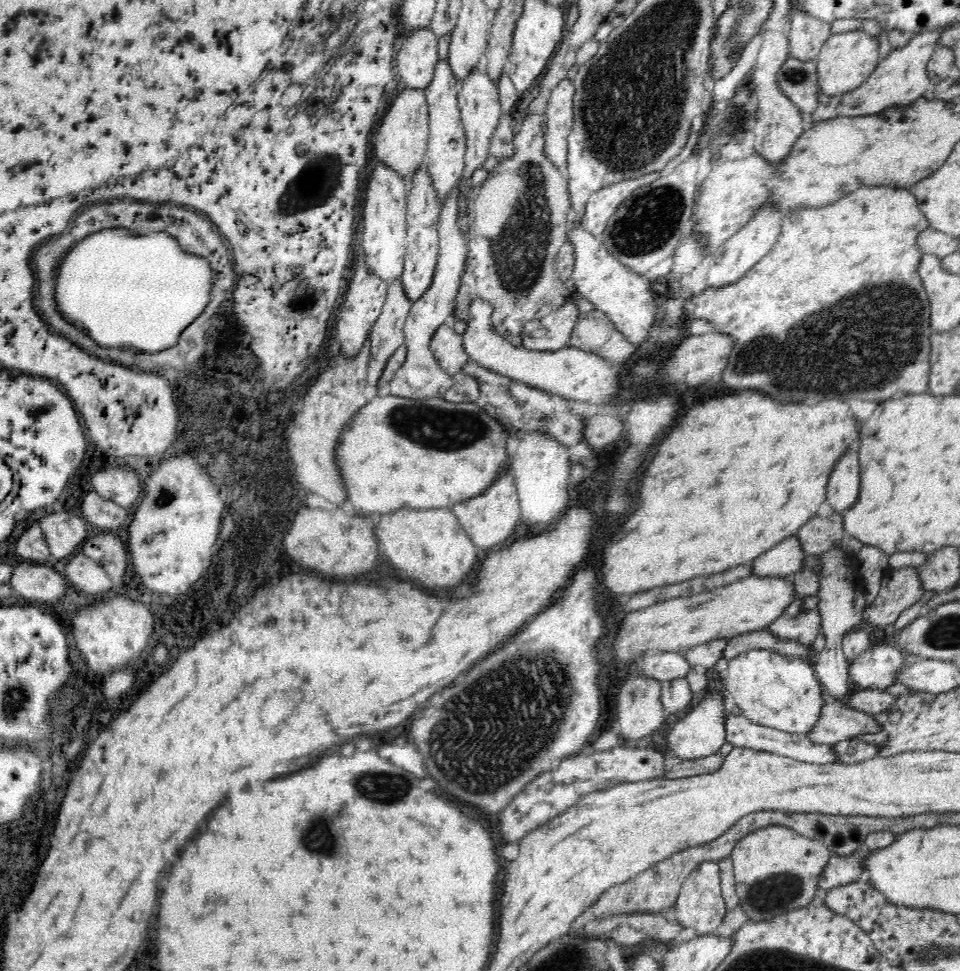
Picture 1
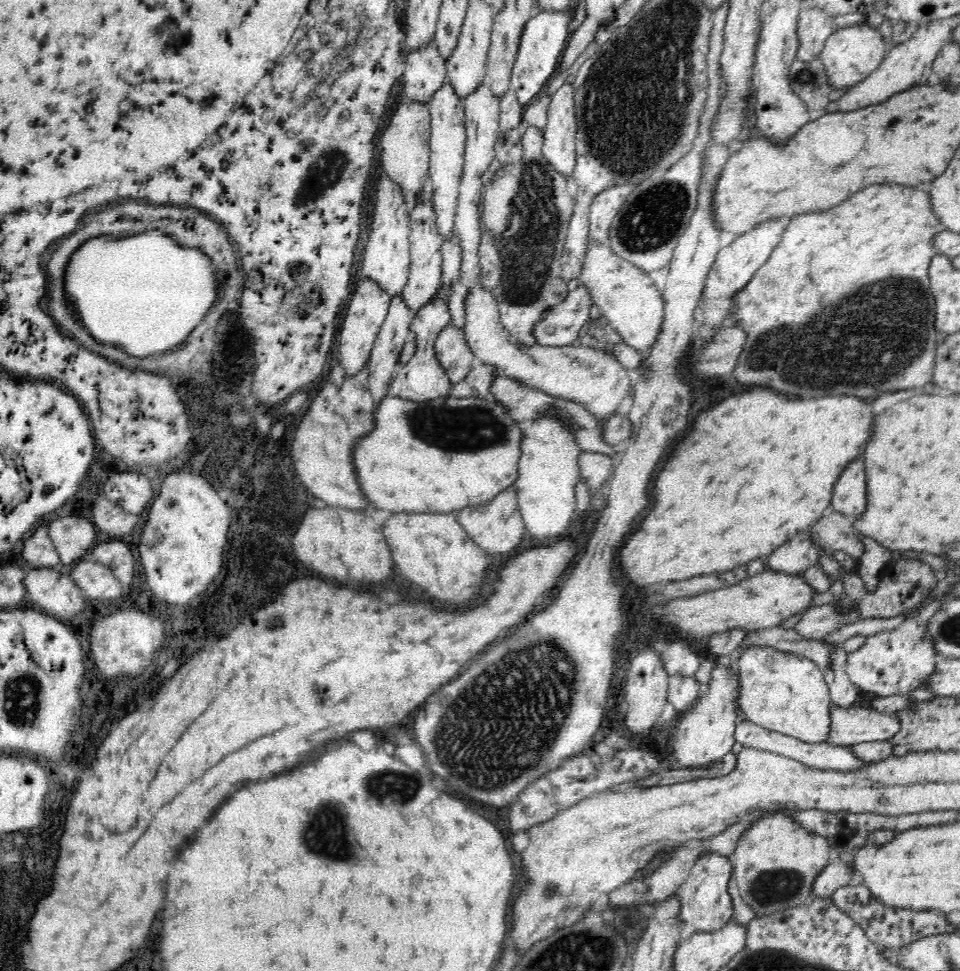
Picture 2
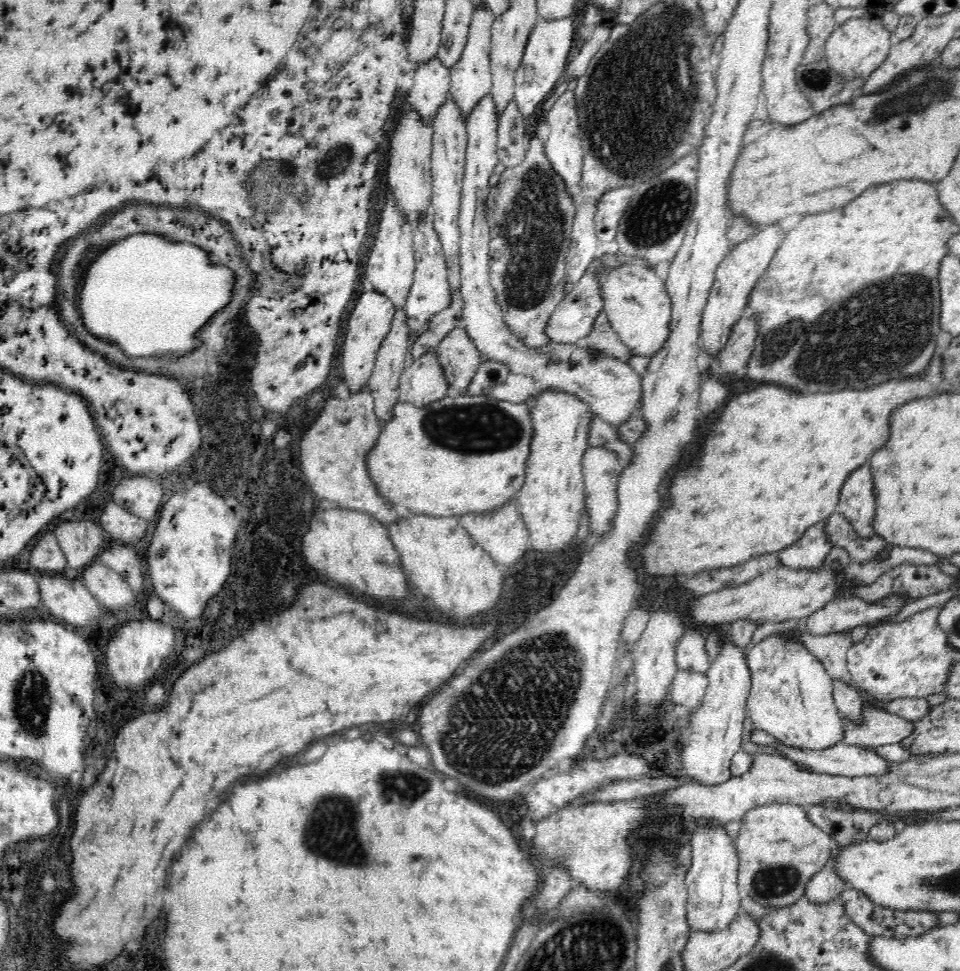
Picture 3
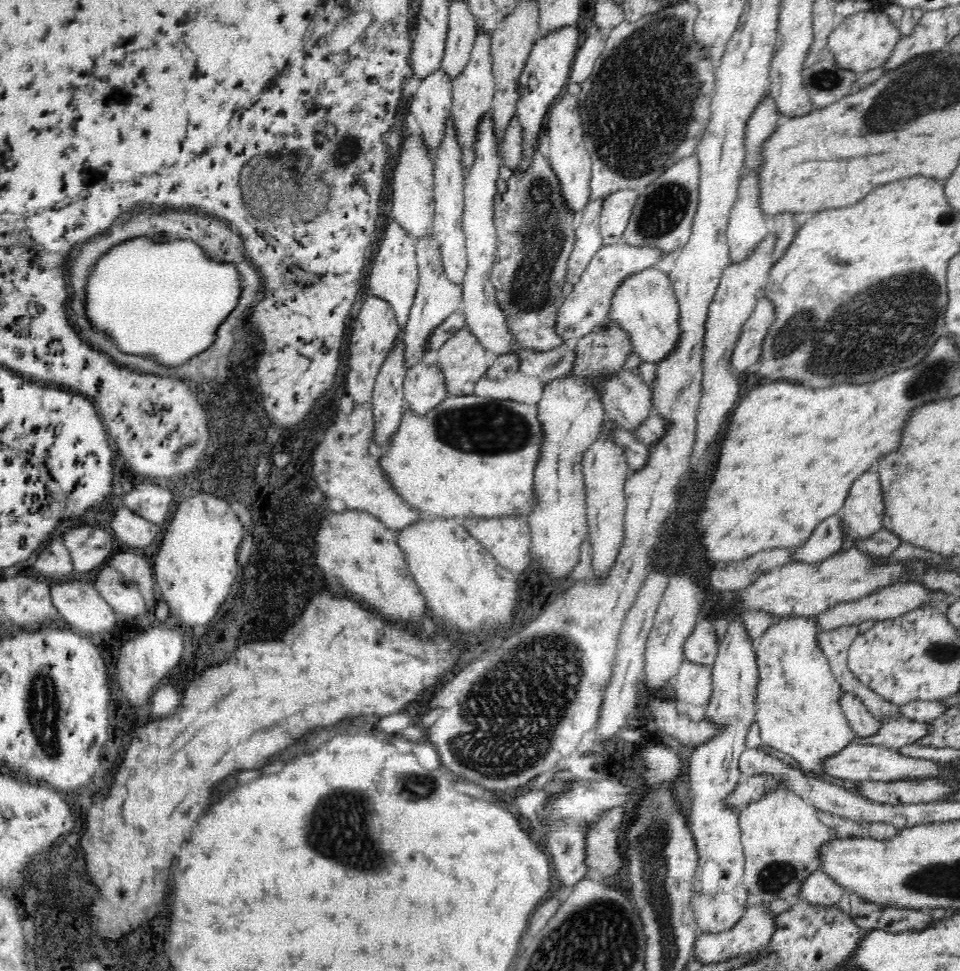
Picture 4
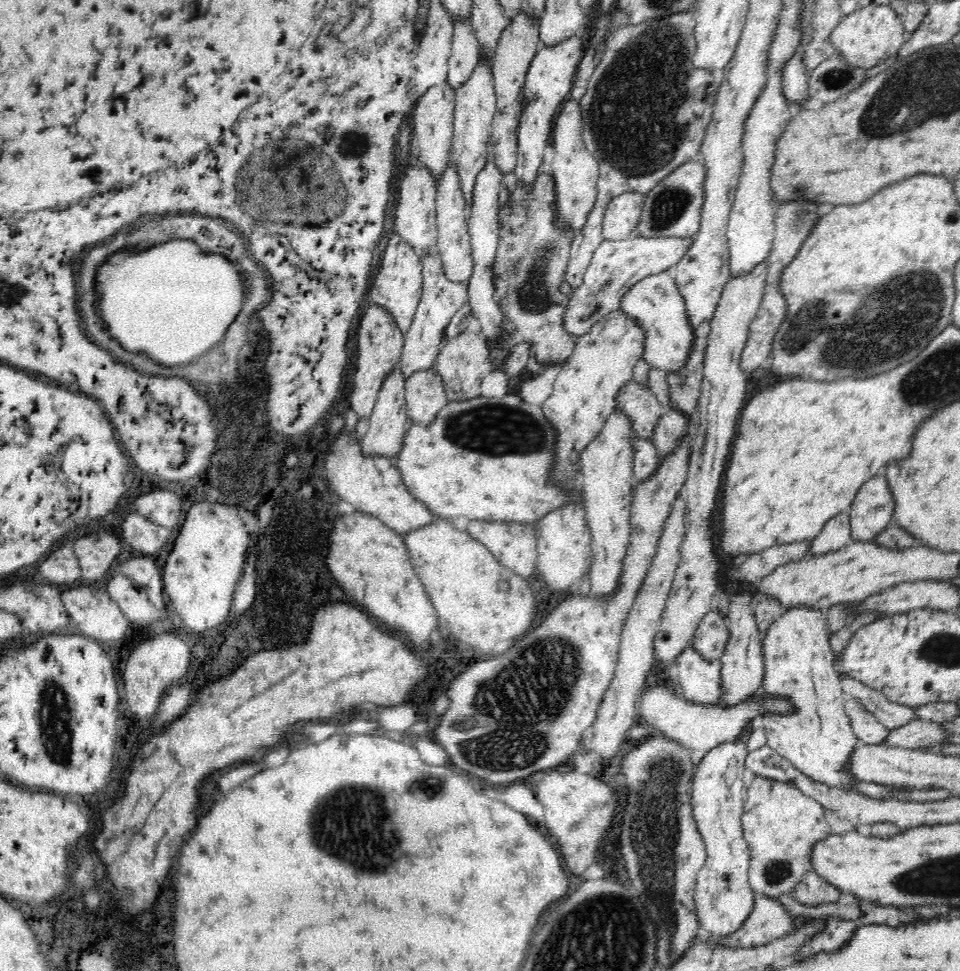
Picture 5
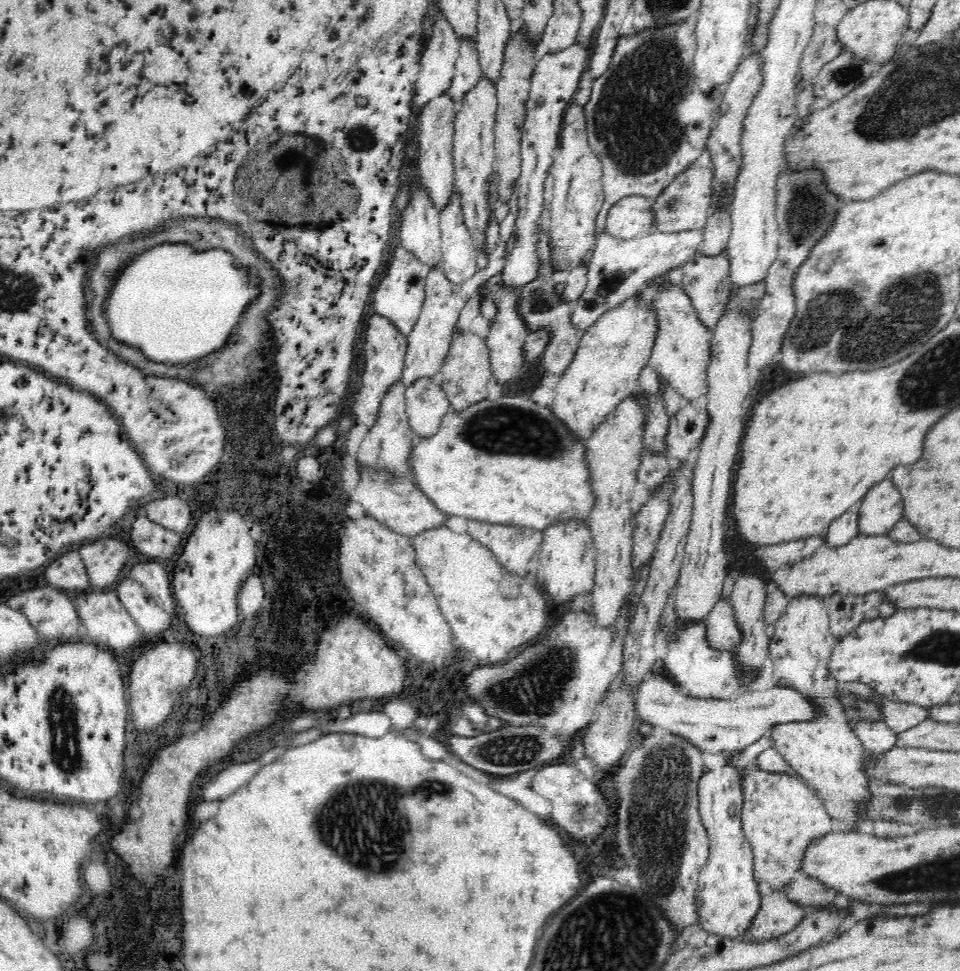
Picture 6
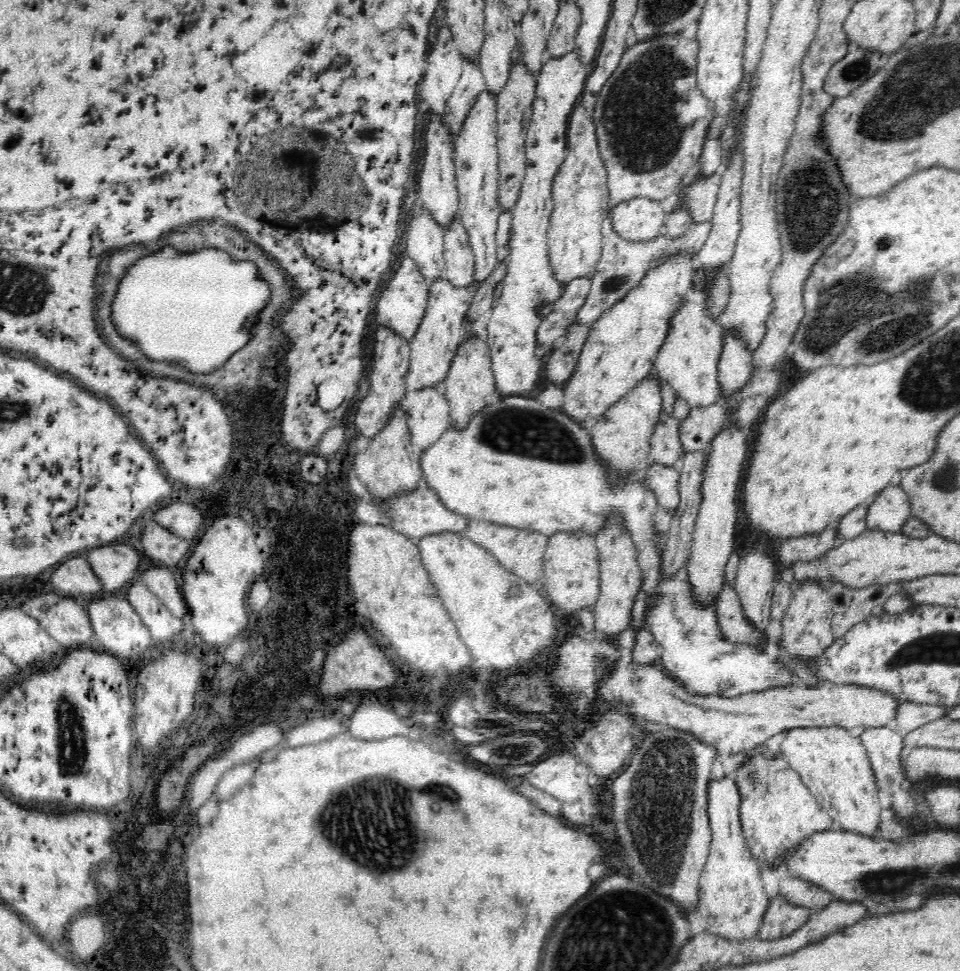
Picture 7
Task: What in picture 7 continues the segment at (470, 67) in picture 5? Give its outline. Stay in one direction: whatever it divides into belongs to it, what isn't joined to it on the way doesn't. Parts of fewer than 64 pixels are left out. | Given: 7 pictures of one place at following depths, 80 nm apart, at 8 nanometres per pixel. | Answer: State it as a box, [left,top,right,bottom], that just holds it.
[443,58,487,138]

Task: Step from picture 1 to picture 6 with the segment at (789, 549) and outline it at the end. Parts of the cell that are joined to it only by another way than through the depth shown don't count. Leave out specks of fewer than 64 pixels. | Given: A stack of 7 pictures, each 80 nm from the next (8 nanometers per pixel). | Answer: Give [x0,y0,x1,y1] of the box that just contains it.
[824,500,863,547]

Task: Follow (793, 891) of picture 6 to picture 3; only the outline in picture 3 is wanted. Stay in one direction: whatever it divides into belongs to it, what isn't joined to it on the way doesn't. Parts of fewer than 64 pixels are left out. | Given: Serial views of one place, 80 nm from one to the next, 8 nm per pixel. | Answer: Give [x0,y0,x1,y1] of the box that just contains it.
[805,864,848,903]

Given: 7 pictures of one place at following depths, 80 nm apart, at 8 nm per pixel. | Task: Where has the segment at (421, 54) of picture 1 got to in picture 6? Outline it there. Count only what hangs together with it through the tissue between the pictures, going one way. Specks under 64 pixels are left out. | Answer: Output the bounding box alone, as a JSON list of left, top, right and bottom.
[417,91,458,213]

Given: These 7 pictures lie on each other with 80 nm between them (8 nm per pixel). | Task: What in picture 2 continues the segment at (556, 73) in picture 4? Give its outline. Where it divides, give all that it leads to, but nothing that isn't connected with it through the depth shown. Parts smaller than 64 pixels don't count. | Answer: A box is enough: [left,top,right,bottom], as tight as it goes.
[510,7,570,107]

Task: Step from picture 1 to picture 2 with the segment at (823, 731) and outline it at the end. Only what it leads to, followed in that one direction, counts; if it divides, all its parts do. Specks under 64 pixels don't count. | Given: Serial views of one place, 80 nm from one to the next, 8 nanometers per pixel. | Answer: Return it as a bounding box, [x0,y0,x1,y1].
[826,706,900,746]

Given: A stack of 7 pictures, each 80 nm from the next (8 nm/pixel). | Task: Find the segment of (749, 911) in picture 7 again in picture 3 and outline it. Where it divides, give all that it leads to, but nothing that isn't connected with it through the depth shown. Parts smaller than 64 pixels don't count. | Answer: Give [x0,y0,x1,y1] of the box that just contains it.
[681,642,752,933]

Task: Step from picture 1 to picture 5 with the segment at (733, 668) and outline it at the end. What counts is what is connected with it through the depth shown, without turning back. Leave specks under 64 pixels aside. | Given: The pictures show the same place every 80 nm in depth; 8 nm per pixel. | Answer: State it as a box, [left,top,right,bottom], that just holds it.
[759,607,860,790]

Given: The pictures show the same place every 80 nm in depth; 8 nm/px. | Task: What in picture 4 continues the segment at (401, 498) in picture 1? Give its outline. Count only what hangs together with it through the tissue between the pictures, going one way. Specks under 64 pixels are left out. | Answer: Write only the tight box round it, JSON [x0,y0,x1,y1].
[380,394,544,518]

